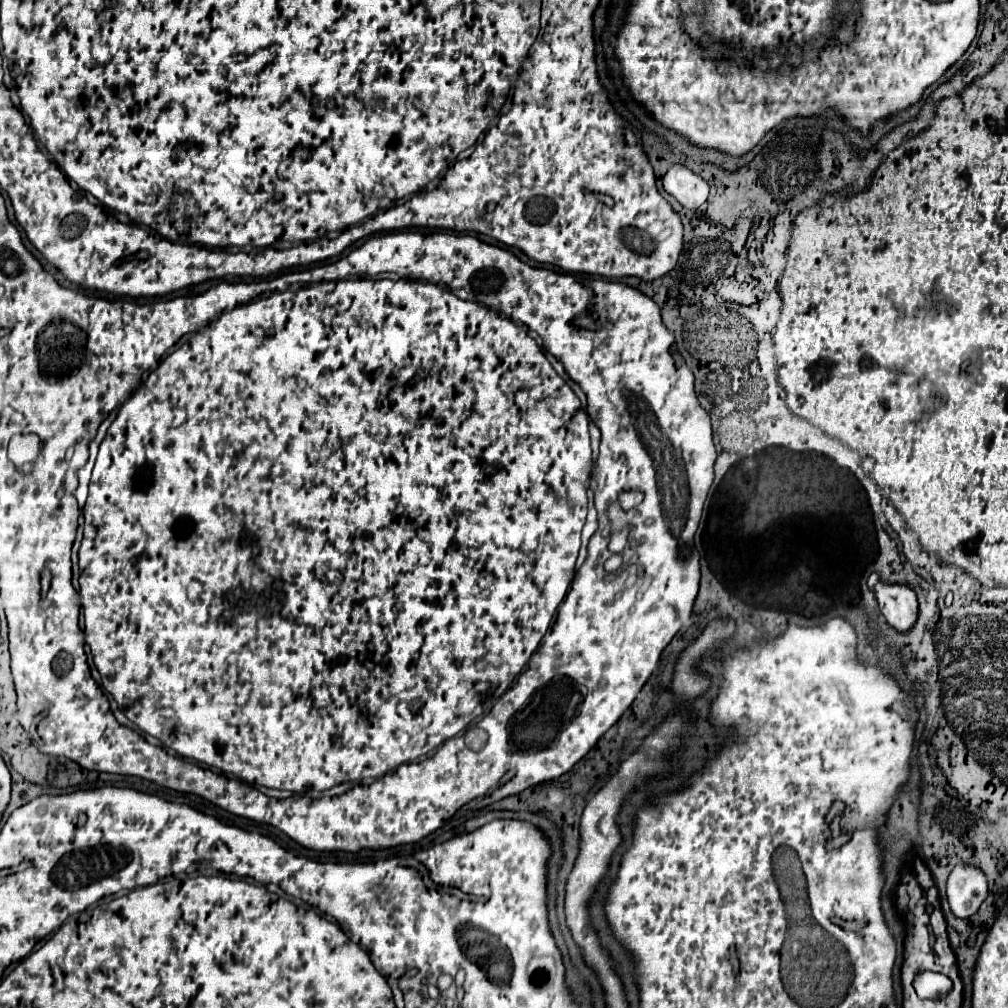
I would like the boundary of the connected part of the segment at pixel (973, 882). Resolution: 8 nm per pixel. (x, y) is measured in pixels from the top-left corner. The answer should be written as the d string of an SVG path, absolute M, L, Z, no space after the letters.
M956 866L948 878L946 894L954 916L970 918L988 896L988 882L976 866Z

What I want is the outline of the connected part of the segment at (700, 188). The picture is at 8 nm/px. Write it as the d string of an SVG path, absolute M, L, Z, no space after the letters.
M674 164L666 172L662 182L664 182L664 190L670 192L672 196L676 196L678 202L682 206L686 206L688 210L702 206L708 198L706 180L702 176L698 176L696 172L692 172L690 168L686 168L686 166Z

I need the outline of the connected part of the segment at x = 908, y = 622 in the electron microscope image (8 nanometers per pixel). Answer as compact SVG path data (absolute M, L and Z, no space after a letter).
M876 574L870 576L870 588L876 592L880 614L886 618L886 622L900 634L910 632L918 620L918 602L914 590L900 584L880 582Z

